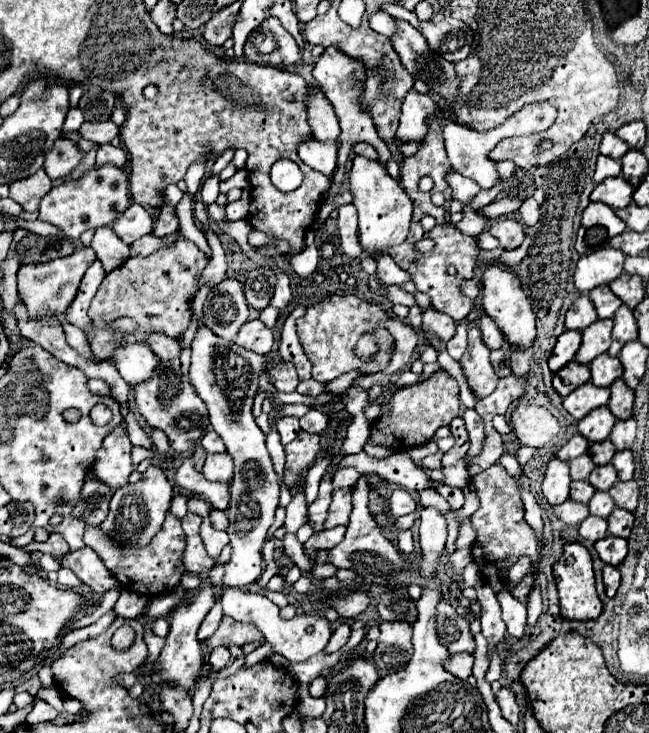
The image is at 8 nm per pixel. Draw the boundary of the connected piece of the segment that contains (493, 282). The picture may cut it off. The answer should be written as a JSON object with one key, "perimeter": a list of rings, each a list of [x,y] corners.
{"perimeter":[[[496,263],[486,265],[482,273],[482,293],[484,293],[484,311],[486,315],[496,323],[496,327],[502,331],[506,341],[516,347],[516,349],[528,349],[534,343],[536,337],[536,327],[534,327],[534,311],[530,307],[530,301],[526,299],[526,293],[522,291],[518,277]]]}

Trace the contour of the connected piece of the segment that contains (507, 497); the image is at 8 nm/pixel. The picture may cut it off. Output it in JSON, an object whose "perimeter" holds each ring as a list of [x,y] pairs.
{"perimeter":[[[496,463],[490,469],[478,473],[476,477],[472,477],[474,485],[476,485],[476,493],[480,497],[480,509],[472,515],[472,525],[478,533],[476,543],[472,545],[472,555],[474,561],[478,563],[480,571],[482,571],[482,579],[494,589],[508,589],[518,601],[526,603],[528,601],[528,593],[534,585],[534,577],[532,573],[528,573],[516,587],[510,587],[506,581],[506,571],[522,557],[528,555],[532,559],[532,563],[538,563],[538,539],[534,535],[534,531],[530,529],[530,525],[524,521],[524,507],[522,507],[522,499],[520,499],[520,491],[516,481],[506,473],[506,469]]]}

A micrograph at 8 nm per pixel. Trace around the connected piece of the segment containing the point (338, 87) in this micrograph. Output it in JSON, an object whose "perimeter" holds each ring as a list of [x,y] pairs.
{"perimeter":[[[326,47],[326,51],[320,55],[318,63],[314,65],[314,79],[316,83],[320,85],[320,89],[324,91],[324,95],[330,99],[330,103],[334,105],[336,109],[336,115],[340,119],[340,137],[338,137],[338,158],[337,158],[337,170],[334,175],[334,193],[328,197],[334,199],[338,193],[340,193],[340,185],[343,184],[345,179],[345,167],[346,159],[352,151],[352,145],[358,143],[358,141],[366,141],[370,143],[372,147],[378,149],[378,162],[386,169],[386,163],[391,158],[391,153],[384,141],[378,137],[376,133],[376,127],[372,123],[372,117],[368,111],[364,111],[362,107],[362,93],[364,93],[364,81],[366,81],[366,69],[364,69],[364,63],[362,61],[356,61],[352,57],[348,57],[344,51],[340,51],[338,47]]]}

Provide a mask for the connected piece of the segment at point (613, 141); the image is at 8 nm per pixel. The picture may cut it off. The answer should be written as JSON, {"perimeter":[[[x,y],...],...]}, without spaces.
{"perimeter":[[[610,131],[604,133],[602,145],[600,145],[600,153],[602,153],[602,155],[608,155],[608,157],[612,157],[612,159],[620,159],[628,149],[630,149],[630,147],[628,147],[626,141],[622,141],[620,137],[616,137],[616,135],[610,133]]]}

